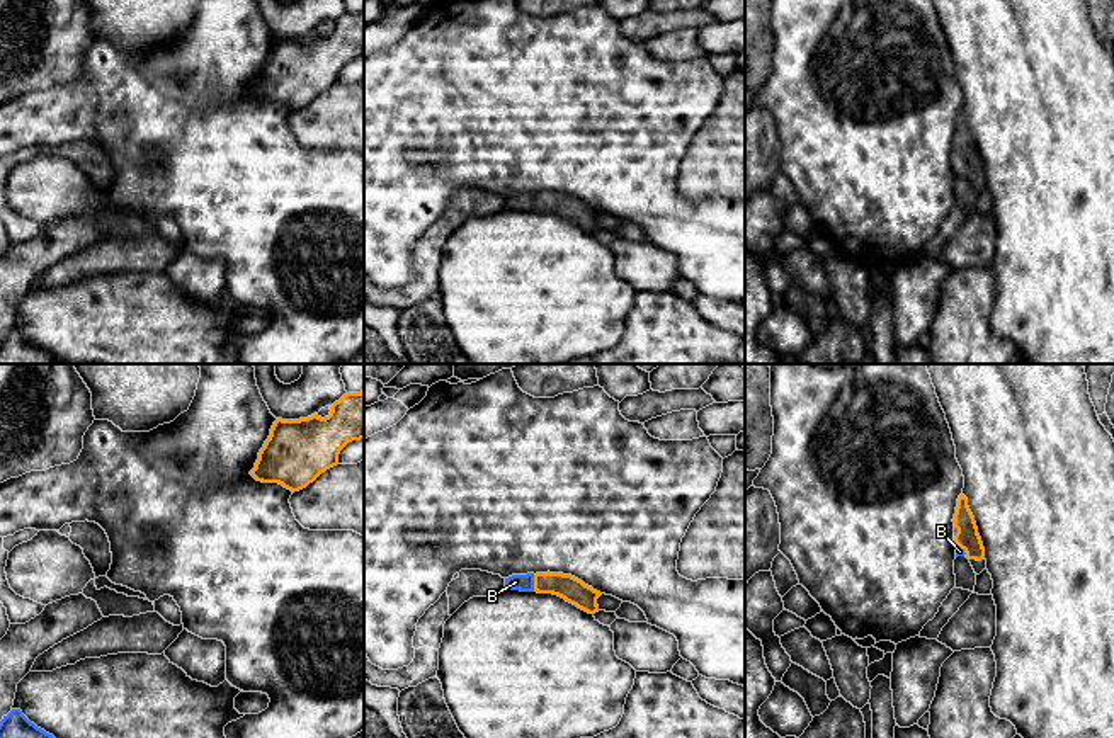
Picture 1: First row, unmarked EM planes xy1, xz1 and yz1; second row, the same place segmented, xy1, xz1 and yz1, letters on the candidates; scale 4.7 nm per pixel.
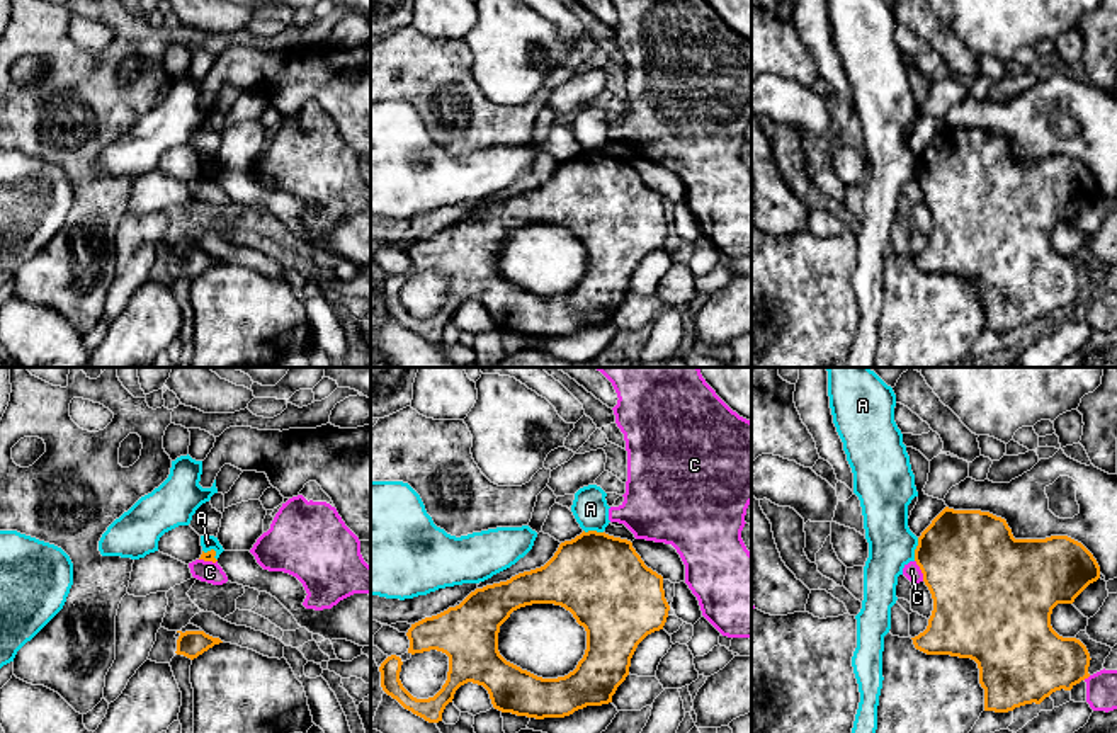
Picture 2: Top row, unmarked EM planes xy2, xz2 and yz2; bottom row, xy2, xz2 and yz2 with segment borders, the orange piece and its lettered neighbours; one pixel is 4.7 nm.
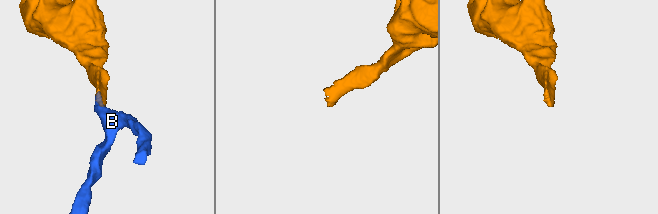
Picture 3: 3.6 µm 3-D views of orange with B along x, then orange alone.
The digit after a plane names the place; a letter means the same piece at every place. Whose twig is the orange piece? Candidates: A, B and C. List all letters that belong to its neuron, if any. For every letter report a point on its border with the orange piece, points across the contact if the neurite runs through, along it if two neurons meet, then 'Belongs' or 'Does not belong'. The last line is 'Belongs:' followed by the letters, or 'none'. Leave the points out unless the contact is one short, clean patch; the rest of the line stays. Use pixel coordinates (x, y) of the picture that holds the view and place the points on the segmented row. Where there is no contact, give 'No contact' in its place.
A: Touches orange at yz2 (915, 550). Does not belong
B: Touches orange at xz1 (534, 584). Path across: xz1 (574, 590), (558, 584), (534, 584), (516, 582). Belongs
C: Touches orange at yz2 (920, 568). Boundary: yz2 (915, 560), (924, 580). Does not belong
Belongs: B

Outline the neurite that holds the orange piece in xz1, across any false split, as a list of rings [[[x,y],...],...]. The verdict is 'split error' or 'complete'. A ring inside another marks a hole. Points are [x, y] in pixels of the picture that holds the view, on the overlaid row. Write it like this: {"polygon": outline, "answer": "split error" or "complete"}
{"polygon": [[[549,571],[536,575],[512,575],[505,578],[505,588],[520,592],[553,593],[588,614],[599,612],[597,599],[602,595],[600,592],[594,590],[592,587],[585,585],[582,580],[571,575]]], "answer": "split error"}

